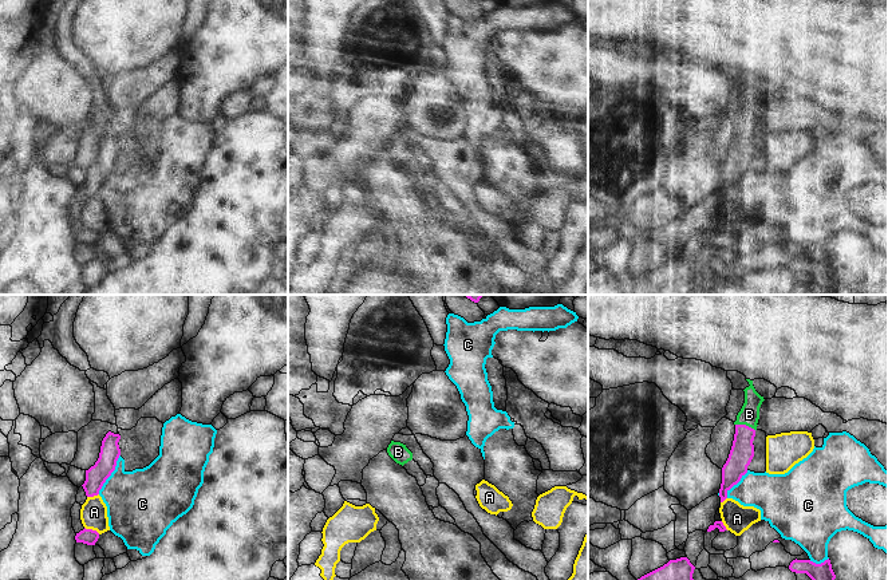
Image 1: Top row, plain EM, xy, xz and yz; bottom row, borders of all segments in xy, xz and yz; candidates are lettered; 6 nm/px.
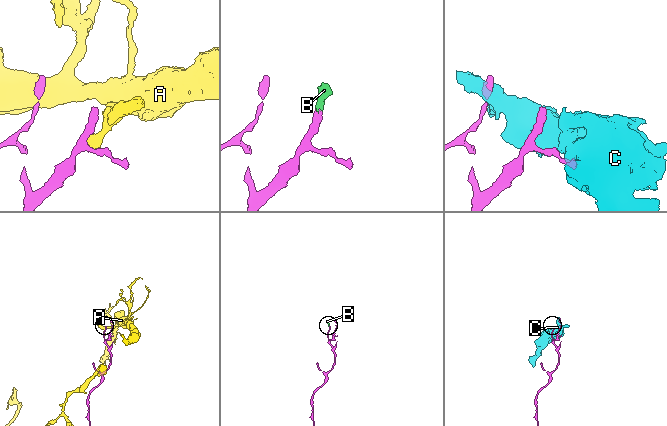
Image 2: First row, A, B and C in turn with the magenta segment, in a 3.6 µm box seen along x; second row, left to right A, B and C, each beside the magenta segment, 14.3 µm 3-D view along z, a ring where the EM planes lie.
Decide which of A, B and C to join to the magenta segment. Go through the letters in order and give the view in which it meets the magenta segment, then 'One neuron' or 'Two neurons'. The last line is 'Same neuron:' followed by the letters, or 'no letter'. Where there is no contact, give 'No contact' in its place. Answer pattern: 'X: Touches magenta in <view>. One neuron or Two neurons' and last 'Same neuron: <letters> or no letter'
A: Touches magenta in xy. Two neurons
B: Touches magenta in yz. One neuron
C: Touches magenta in xy. Two neurons
Same neuron: B.

